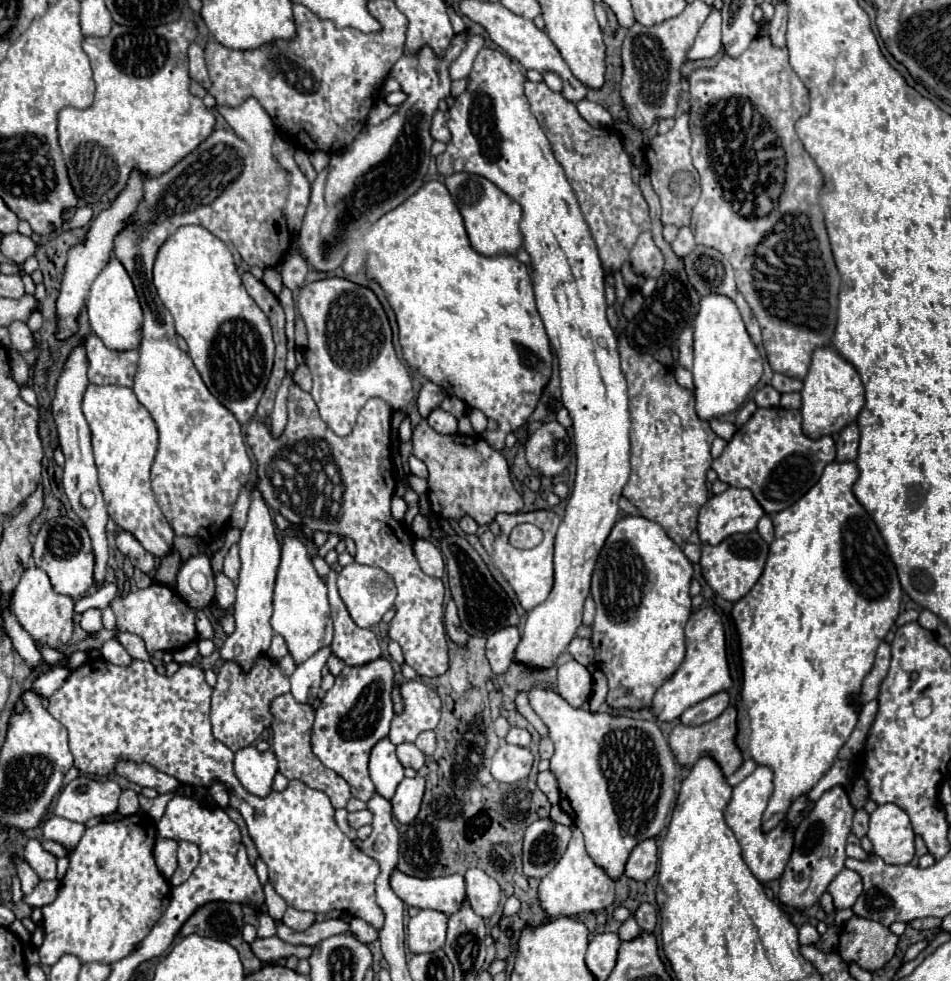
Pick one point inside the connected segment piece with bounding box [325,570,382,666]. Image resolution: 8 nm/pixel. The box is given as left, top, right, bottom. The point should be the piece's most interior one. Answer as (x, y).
(356, 646)

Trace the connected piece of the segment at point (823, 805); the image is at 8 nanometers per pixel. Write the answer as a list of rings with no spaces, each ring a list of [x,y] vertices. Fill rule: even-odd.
[[[841,784],[823,792],[823,796],[813,804],[813,808],[803,816],[799,826],[795,828],[795,846],[787,868],[781,876],[779,900],[793,912],[801,912],[819,902],[821,894],[827,890],[831,880],[845,868],[845,844],[851,834],[851,820],[855,808]]]

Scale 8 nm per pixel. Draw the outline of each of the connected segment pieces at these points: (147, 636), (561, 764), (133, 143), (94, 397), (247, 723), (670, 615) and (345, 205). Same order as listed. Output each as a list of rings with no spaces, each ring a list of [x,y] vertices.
[[[153,582],[145,590],[135,590],[125,596],[117,596],[111,602],[111,608],[117,618],[119,632],[131,632],[143,638],[147,652],[153,656],[157,650],[175,652],[197,640],[195,630],[195,610],[189,608],[173,588]]]
[[[531,688],[527,696],[531,708],[545,722],[549,738],[553,740],[555,752],[549,760],[549,770],[559,782],[559,806],[583,832],[589,856],[601,868],[605,868],[611,878],[619,878],[625,870],[629,852],[639,842],[655,838],[663,830],[671,802],[675,798],[675,758],[665,736],[661,734],[659,726],[649,720],[635,720],[629,716],[611,716],[573,708],[557,692],[553,692],[553,688]]]
[[[179,18],[157,28],[129,28],[113,24],[109,36],[85,38],[83,50],[91,60],[95,80],[95,100],[89,108],[63,108],[59,112],[59,146],[67,164],[71,186],[85,204],[109,204],[127,184],[129,172],[139,168],[147,178],[171,170],[181,158],[191,154],[215,126],[213,112],[201,98],[189,92],[187,48],[195,40],[197,28],[191,20]]]
[[[89,384],[83,396],[83,414],[91,428],[91,444],[99,472],[99,486],[107,512],[115,524],[131,532],[147,552],[165,556],[173,546],[173,528],[165,520],[149,486],[149,468],[157,452],[157,426],[133,390],[123,386]]]
[[[259,656],[253,662],[251,672],[247,674],[241,672],[239,664],[233,664],[231,660],[225,662],[217,672],[217,684],[213,688],[213,698],[211,698],[211,724],[215,738],[233,752],[251,746],[261,736],[261,732],[269,728],[273,722],[273,714],[269,710],[271,700],[287,692],[289,692],[289,678],[281,672],[277,662],[267,656]]]
[[[627,514],[617,520],[605,546],[601,548],[597,566],[593,570],[591,596],[597,604],[593,620],[591,642],[595,646],[595,662],[609,680],[607,704],[611,708],[643,708],[651,706],[655,690],[673,676],[685,658],[685,634],[683,628],[691,614],[689,584],[693,578],[693,566],[683,550],[665,534],[665,530],[643,516]]]
[[[469,30],[455,34],[455,38],[451,40],[443,56],[435,56],[435,52],[429,46],[423,46],[417,54],[401,56],[397,64],[393,66],[391,76],[401,84],[401,90],[407,94],[405,102],[399,106],[399,110],[391,118],[383,120],[377,126],[365,126],[359,132],[357,140],[353,140],[353,144],[347,146],[345,150],[337,152],[331,166],[327,166],[325,170],[317,174],[315,182],[311,184],[311,200],[303,218],[303,226],[297,234],[297,240],[293,242],[297,244],[297,250],[305,256],[309,266],[313,266],[319,272],[333,272],[335,268],[339,268],[347,254],[349,238],[363,236],[363,232],[373,222],[377,222],[389,210],[397,208],[401,202],[405,202],[409,196],[413,196],[421,188],[427,168],[429,168],[429,156],[431,156],[431,144],[433,144],[433,138],[429,132],[431,120],[433,120],[433,114],[437,112],[437,104],[451,93],[449,66],[465,50],[467,38],[469,38]]]

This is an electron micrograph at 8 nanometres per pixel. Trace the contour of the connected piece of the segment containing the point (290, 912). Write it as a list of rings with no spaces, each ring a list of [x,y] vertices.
[[[287,908],[281,922],[287,924],[289,928],[297,930],[297,932],[303,932],[305,928],[309,928],[315,922],[315,914],[313,912],[303,912],[303,910],[297,910],[297,908]]]

